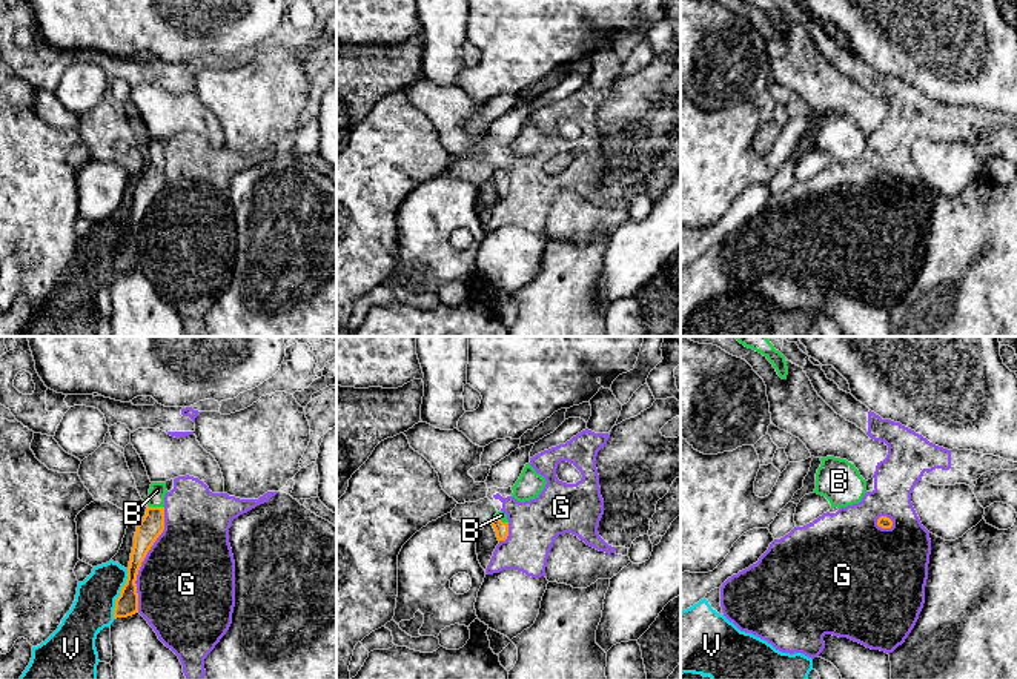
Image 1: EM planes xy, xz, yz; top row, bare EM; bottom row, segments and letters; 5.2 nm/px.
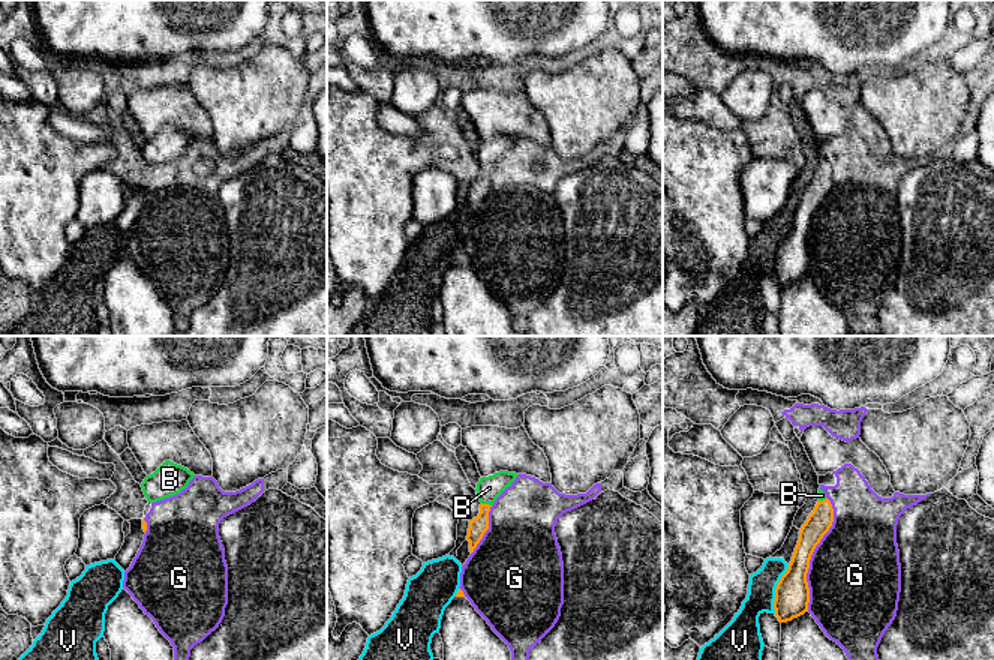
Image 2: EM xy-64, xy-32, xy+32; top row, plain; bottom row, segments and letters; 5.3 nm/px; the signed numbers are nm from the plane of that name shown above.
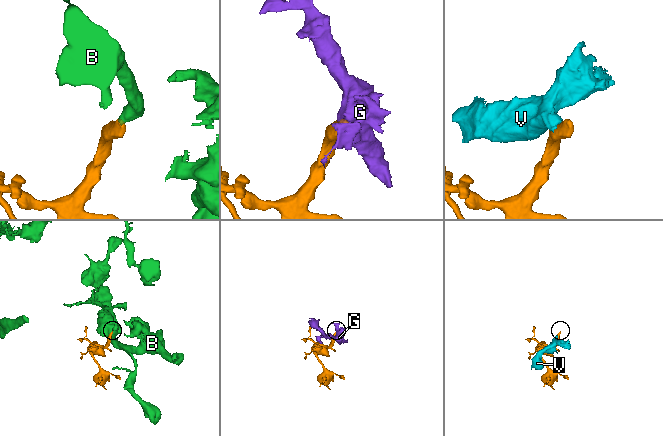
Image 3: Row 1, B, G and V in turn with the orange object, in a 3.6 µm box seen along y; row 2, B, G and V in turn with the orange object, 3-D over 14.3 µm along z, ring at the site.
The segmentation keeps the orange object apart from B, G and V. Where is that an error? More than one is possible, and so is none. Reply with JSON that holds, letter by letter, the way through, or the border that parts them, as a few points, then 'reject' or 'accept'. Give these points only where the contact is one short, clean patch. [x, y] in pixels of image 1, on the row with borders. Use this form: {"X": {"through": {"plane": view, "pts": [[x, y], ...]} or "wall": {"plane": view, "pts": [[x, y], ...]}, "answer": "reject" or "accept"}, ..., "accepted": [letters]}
{"B": {"through": {"plane": "xy", "pts": [[152, 524], [155, 507], [157, 490]]}, "answer": "accept"}, "G": {"answer": "reject"}, "V": {"wall": {"plane": "xy", "pts": [[128, 569], [128, 578], [115, 599], [112, 618]]}, "answer": "reject"}, "accepted": ["B"]}

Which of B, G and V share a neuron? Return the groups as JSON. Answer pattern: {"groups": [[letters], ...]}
{"groups": [["B"], ["G"], ["V"]]}

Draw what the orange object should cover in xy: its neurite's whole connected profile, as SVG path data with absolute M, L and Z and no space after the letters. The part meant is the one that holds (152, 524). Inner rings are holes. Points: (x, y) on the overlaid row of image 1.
M152 482L149 489L146 515L137 525L134 547L128 567L128 579L115 599L114 619L138 613L137 575L147 551L164 530L166 482Z

